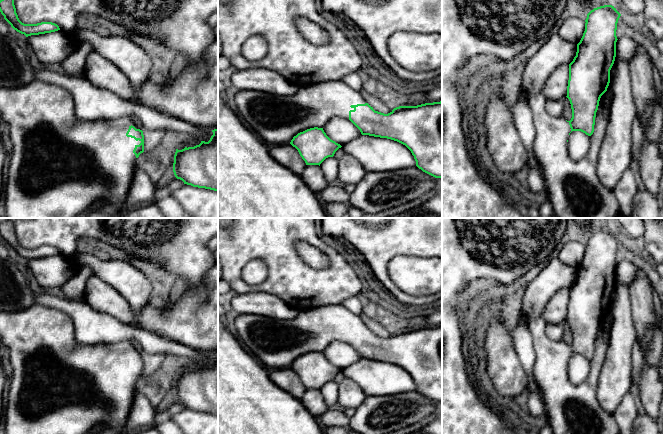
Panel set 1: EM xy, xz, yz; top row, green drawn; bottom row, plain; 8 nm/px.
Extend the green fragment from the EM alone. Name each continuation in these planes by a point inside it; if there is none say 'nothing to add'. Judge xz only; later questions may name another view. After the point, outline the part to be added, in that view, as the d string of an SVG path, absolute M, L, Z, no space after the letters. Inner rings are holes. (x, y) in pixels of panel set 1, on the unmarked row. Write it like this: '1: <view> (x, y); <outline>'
1: xz (377, 378); M369 359L342 369L345 378L354 381L366 396L395 395L416 390L411 375L403 368Z

